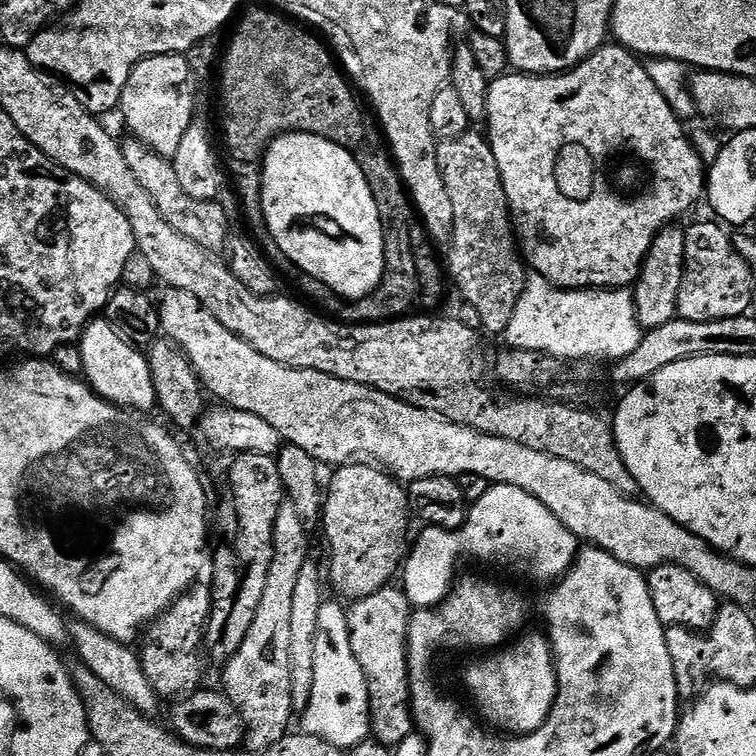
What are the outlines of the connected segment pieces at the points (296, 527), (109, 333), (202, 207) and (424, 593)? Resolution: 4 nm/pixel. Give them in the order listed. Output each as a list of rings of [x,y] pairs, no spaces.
[[[290,502],[284,503],[278,510],[278,522],[274,522],[274,542],[272,543],[272,561],[266,574],[266,591],[242,646],[233,656],[227,657],[224,668],[222,691],[230,703],[238,710],[244,723],[244,744],[259,754],[283,736],[289,735],[288,723],[294,718],[291,702],[290,682],[290,613],[294,589],[298,583],[298,574],[302,566],[310,559],[308,552],[309,525],[298,514]]]
[[[107,319],[93,320],[78,343],[82,350],[83,379],[103,400],[109,400],[119,408],[131,408],[133,412],[145,414],[157,407],[154,378],[150,374],[147,355],[122,339]]]
[[[128,138],[123,141],[124,157],[126,166],[134,170],[134,178],[142,185],[142,190],[154,198],[154,206],[158,206],[158,214],[178,234],[190,238],[190,242],[198,242],[207,252],[220,254],[229,247],[230,233],[228,234],[228,212],[223,208],[223,203],[214,200],[195,200],[186,194],[186,190],[178,179],[171,159],[167,156],[159,156],[154,150],[150,150],[141,140]]]
[[[509,484],[489,486],[486,494],[482,494],[482,498],[478,498],[478,502],[469,507],[468,519],[462,527],[451,529],[428,526],[423,531],[417,540],[415,537],[402,565],[402,577],[404,576],[402,587],[413,609],[416,610],[434,608],[448,597],[458,579],[456,567],[459,566],[460,560],[489,560],[492,564],[509,564],[510,567],[517,568],[518,571],[525,572],[536,580],[556,582],[568,575],[575,565],[578,551],[576,535],[566,530],[566,526],[562,526],[562,522],[558,522],[558,518],[554,518],[554,514],[550,514],[550,510],[542,506],[542,502],[538,502],[538,498],[526,494],[526,490],[518,490],[518,486]]]

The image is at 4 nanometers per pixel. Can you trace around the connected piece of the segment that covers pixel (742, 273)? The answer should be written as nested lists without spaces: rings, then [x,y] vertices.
[[[723,223],[687,225],[685,242],[685,277],[678,296],[679,319],[690,322],[714,322],[722,318],[738,318],[752,304],[754,273],[736,249],[736,241]]]

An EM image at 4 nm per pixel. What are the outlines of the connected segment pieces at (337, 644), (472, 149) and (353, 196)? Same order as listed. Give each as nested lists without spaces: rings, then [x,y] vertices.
[[[325,602],[318,614],[320,633],[316,639],[316,684],[302,719],[303,731],[307,735],[317,736],[338,749],[347,750],[369,739],[372,727],[366,678],[362,674],[362,666],[358,666],[358,658],[354,658],[348,613],[345,605],[340,604]]]
[[[470,130],[466,134],[462,134],[462,138],[445,141],[441,143],[436,150],[438,154],[438,166],[442,174],[442,182],[446,182],[446,194],[450,194],[450,202],[454,205],[454,230],[452,231],[450,241],[450,247],[452,247],[452,249],[448,252],[448,260],[446,256],[446,268],[450,273],[451,279],[452,276],[456,279],[456,284],[460,287],[461,294],[464,295],[464,297],[462,297],[463,303],[474,306],[474,310],[478,310],[478,314],[480,315],[480,328],[483,329],[483,331],[486,330],[488,332],[496,332],[496,334],[503,334],[510,326],[510,318],[514,318],[514,310],[518,306],[518,298],[522,298],[522,290],[524,289],[526,279],[526,264],[522,259],[522,253],[518,247],[518,241],[508,207],[508,199],[506,198],[506,190],[502,186],[502,174],[498,170],[498,162],[494,162],[494,150],[488,144],[487,135],[480,133],[479,136],[476,132],[479,131]]]
[[[287,132],[269,144],[262,167],[264,226],[274,242],[278,242],[282,254],[286,254],[289,265],[297,264],[300,272],[326,282],[326,286],[345,301],[365,300],[372,295],[384,281],[384,224],[355,156],[326,138],[305,132]]]

